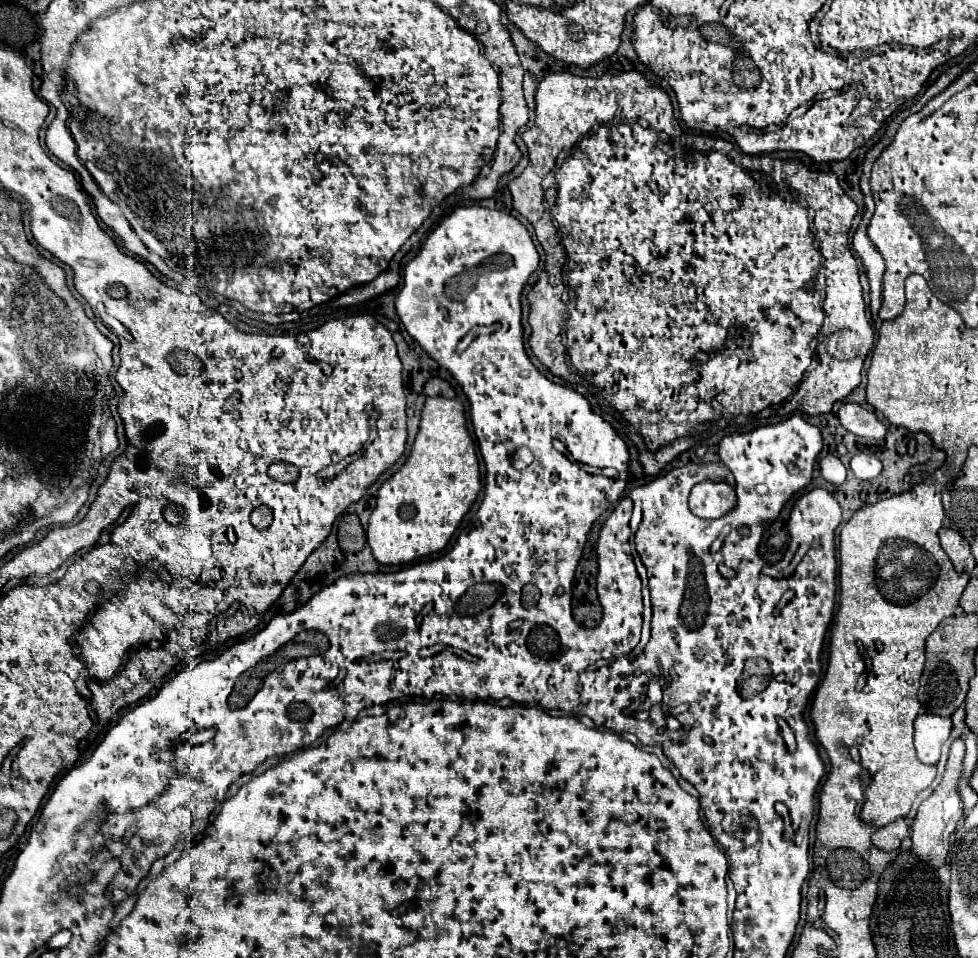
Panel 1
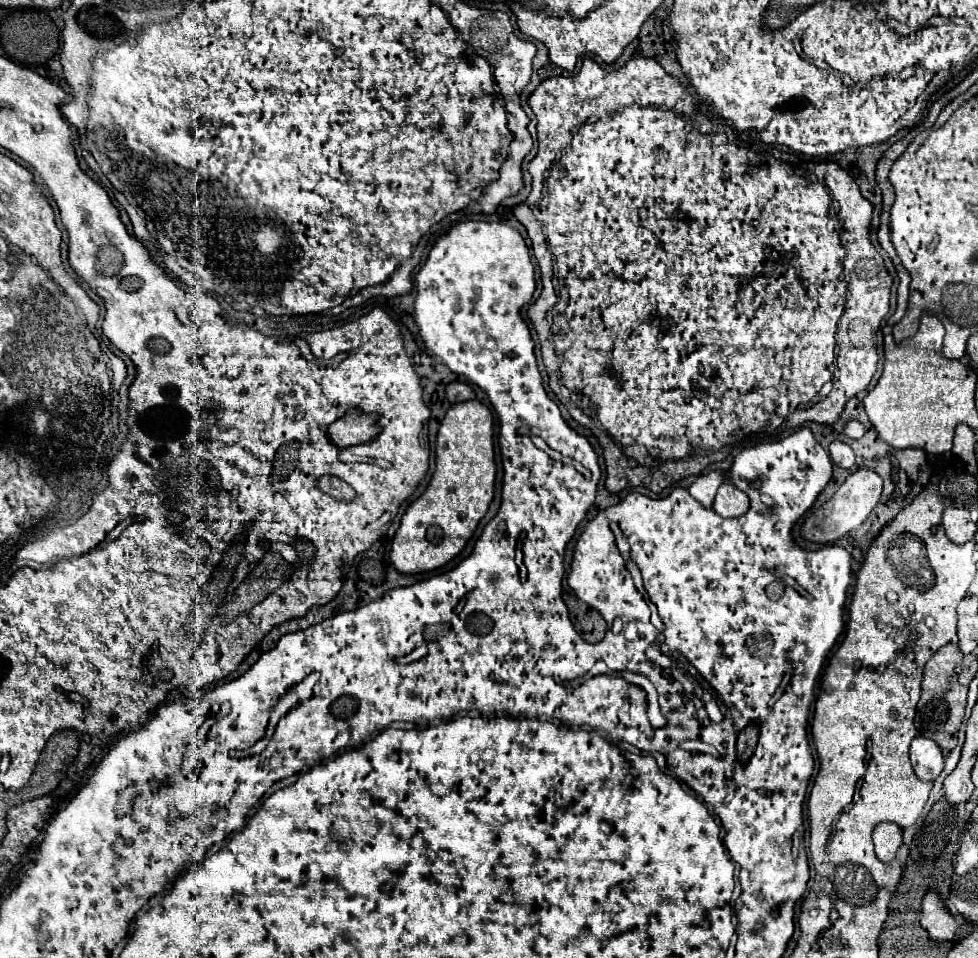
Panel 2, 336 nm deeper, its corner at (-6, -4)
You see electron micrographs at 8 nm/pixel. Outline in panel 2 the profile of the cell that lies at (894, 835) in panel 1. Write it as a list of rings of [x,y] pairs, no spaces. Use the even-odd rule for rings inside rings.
[[[881,822],[873,830],[873,844],[875,854],[881,862],[891,862],[895,858],[895,852],[903,844],[901,840],[901,828],[893,822]]]

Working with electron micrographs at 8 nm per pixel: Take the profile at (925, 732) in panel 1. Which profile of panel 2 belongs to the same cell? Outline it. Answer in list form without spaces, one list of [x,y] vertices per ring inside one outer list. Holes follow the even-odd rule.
[[[917,736],[911,742],[909,758],[911,758],[911,766],[913,766],[913,772],[917,774],[917,778],[927,780],[927,782],[933,782],[945,766],[943,754],[937,748],[937,744],[923,736]]]

